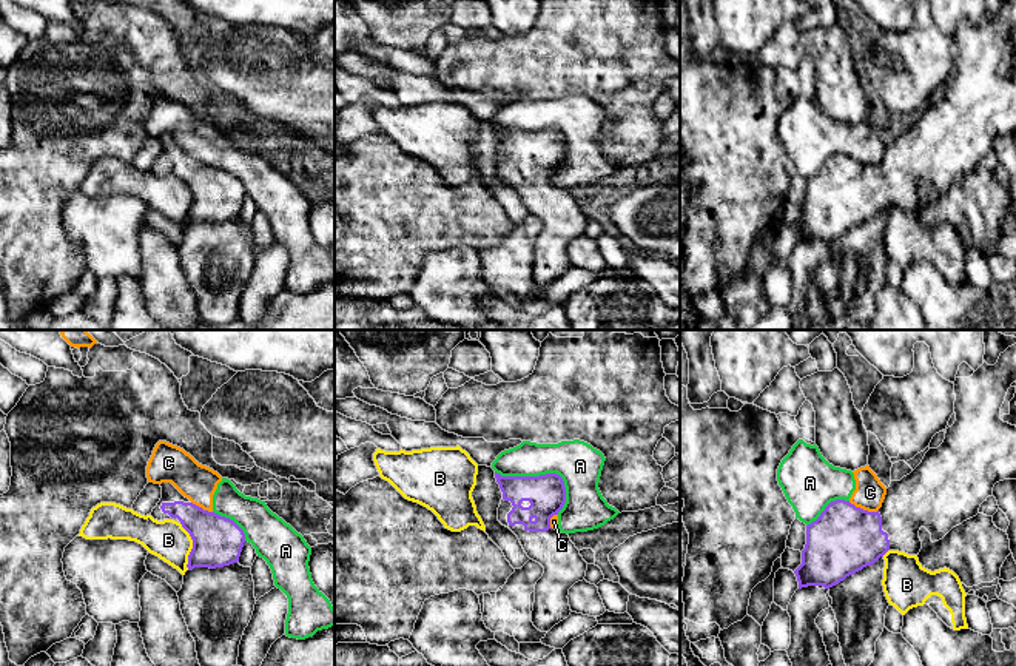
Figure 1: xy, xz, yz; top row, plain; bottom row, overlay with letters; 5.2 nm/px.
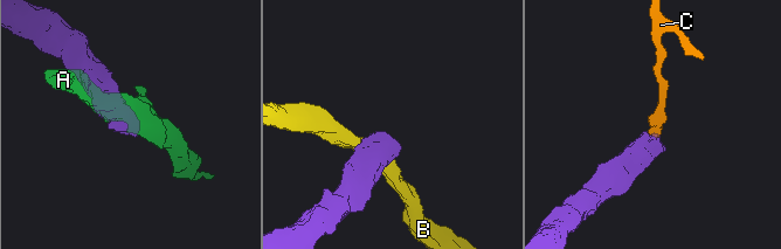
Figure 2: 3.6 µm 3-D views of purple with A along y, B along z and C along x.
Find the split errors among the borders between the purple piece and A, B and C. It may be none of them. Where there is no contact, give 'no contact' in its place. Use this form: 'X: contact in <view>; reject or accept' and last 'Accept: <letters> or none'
A: contact in xz; reject
B: contact in xy; reject
C: contact in yz; reject
Accept: none

